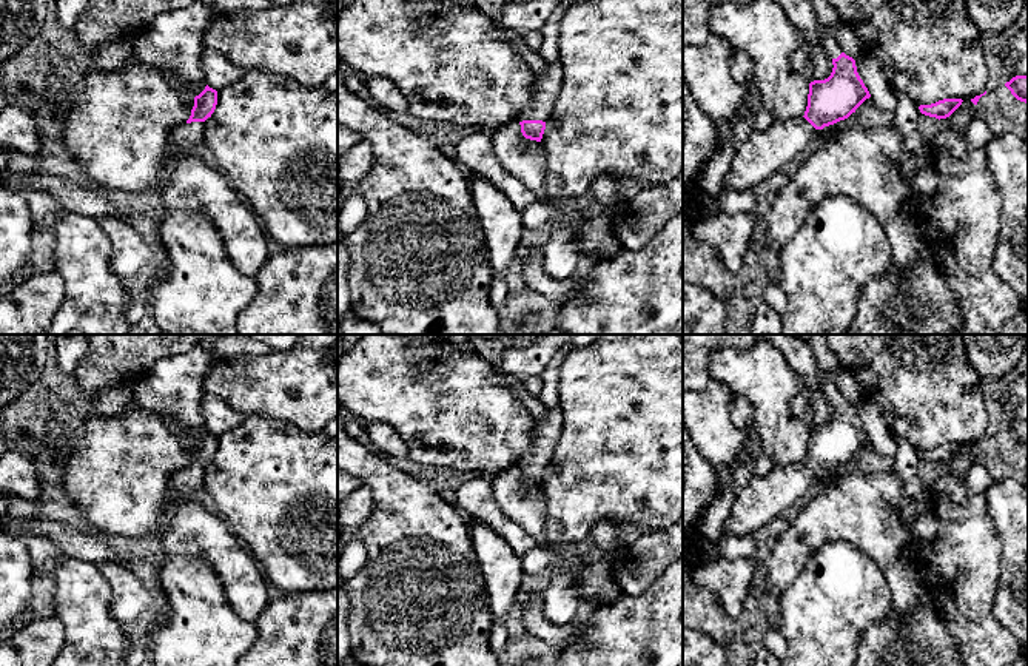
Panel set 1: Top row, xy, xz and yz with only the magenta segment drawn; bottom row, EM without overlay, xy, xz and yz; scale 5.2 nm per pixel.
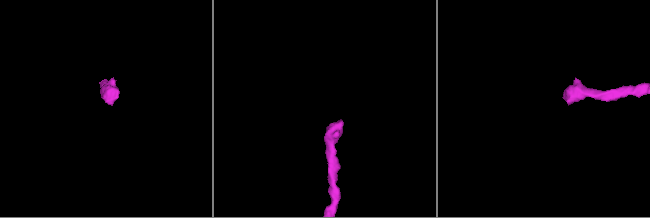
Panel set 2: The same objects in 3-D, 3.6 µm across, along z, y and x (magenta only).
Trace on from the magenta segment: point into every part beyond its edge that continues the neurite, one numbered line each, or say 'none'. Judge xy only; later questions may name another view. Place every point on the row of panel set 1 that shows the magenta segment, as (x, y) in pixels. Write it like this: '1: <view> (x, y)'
1: xy (188, 137)

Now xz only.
1: xz (547, 85)

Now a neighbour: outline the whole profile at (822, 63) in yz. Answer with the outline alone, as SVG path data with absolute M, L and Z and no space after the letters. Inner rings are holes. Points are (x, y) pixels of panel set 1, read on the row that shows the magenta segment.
M821 46L812 51L811 65L815 80L828 79L834 68L831 56Z

